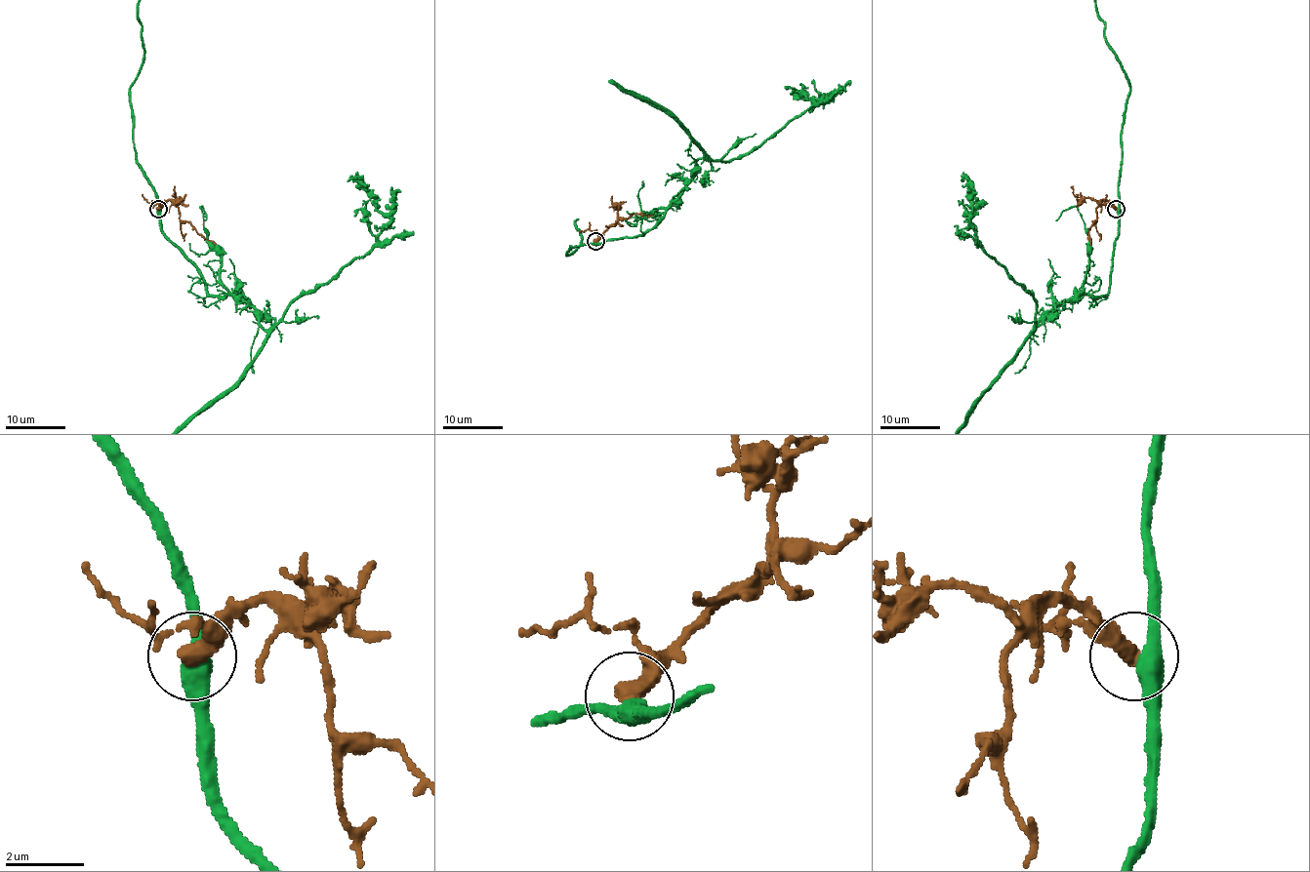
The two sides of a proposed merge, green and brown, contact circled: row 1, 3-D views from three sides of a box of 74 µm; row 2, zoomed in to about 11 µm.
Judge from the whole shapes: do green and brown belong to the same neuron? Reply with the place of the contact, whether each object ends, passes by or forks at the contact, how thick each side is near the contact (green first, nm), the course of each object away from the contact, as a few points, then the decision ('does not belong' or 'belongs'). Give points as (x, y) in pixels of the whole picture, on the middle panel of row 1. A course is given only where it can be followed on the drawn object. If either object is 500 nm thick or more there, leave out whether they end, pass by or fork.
place (595, 241); green passes by; brown ends; calibres 460 and 480 nm; course brown (595, 241), (616, 221), (627, 219), (633, 214), (652, 215); does not belong

